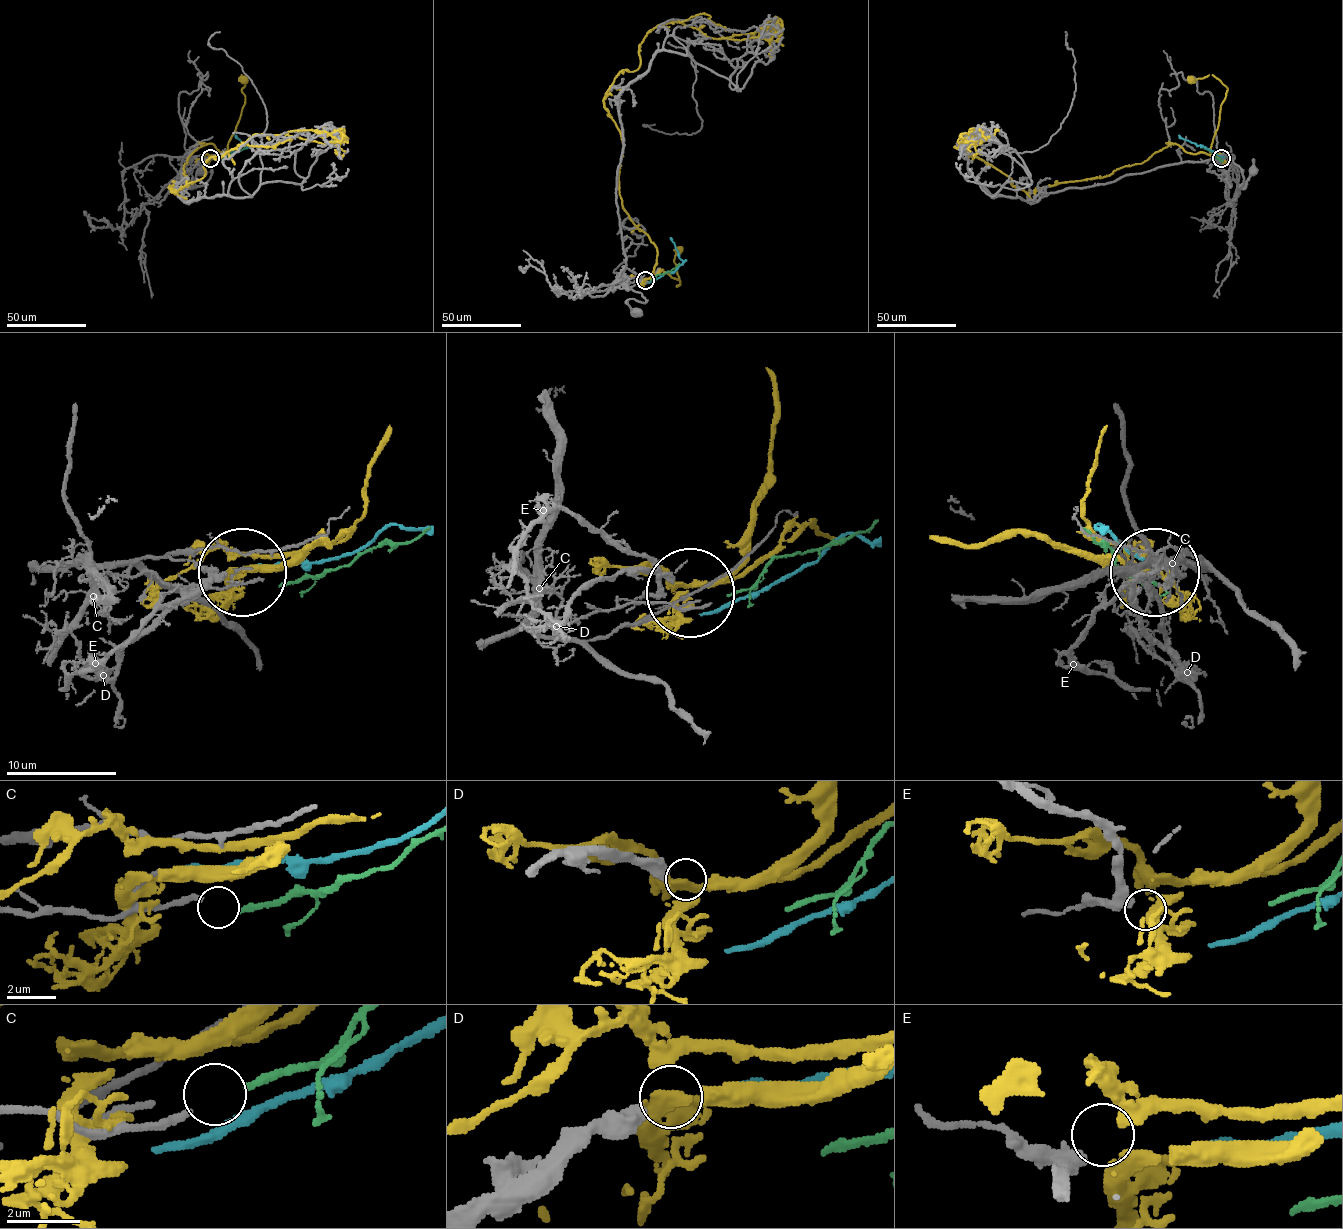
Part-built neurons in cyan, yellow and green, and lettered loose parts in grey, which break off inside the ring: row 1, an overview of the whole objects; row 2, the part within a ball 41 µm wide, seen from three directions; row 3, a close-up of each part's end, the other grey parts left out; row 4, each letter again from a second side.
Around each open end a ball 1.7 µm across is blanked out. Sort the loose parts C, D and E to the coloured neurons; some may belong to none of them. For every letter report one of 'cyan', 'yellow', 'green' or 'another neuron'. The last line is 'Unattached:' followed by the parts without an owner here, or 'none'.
C: green
D: yellow
E: another neuron
Unattached: E

